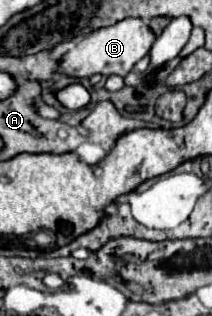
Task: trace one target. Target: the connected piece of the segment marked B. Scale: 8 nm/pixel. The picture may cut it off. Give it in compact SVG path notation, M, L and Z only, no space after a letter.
M123 19L111 27L93 31L89 37L79 41L71 51L61 55L59 71L63 75L75 77L75 79L85 79L95 73L125 77L133 69L133 65L147 55L153 41L155 41L153 31L141 19Z

